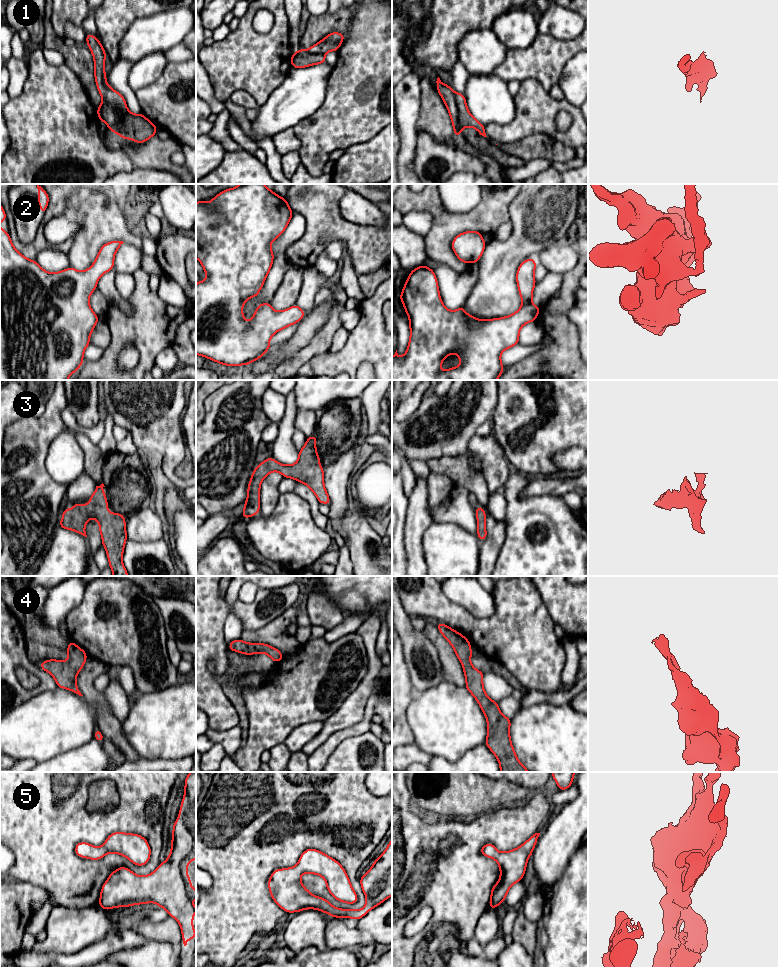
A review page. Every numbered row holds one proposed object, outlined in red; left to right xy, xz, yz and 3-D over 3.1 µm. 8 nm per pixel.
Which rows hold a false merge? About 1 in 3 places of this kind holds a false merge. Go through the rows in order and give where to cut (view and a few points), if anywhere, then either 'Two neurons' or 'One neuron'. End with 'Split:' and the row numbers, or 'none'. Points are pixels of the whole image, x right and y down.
1: Split along yz (454, 93), (457, 121), (461, 128). Two neurons
2: No split. One neuron
3: No split. One neuron
4: No split. One neuron
5: No split. One neuron
Split: 1

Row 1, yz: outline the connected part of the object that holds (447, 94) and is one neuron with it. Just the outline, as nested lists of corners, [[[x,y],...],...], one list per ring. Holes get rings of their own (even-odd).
[[[439,77],[437,78],[436,83],[436,89],[443,99],[451,117],[452,125],[454,128],[454,137],[460,136],[462,135],[462,128],[460,127],[458,122],[458,107],[456,104],[455,92],[452,90],[451,86],[444,84]]]

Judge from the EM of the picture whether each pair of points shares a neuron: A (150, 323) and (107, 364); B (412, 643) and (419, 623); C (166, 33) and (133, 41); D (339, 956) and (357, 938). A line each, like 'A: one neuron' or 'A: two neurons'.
A: one neuron
B: two neurons
C: one neuron
D: two neurons

